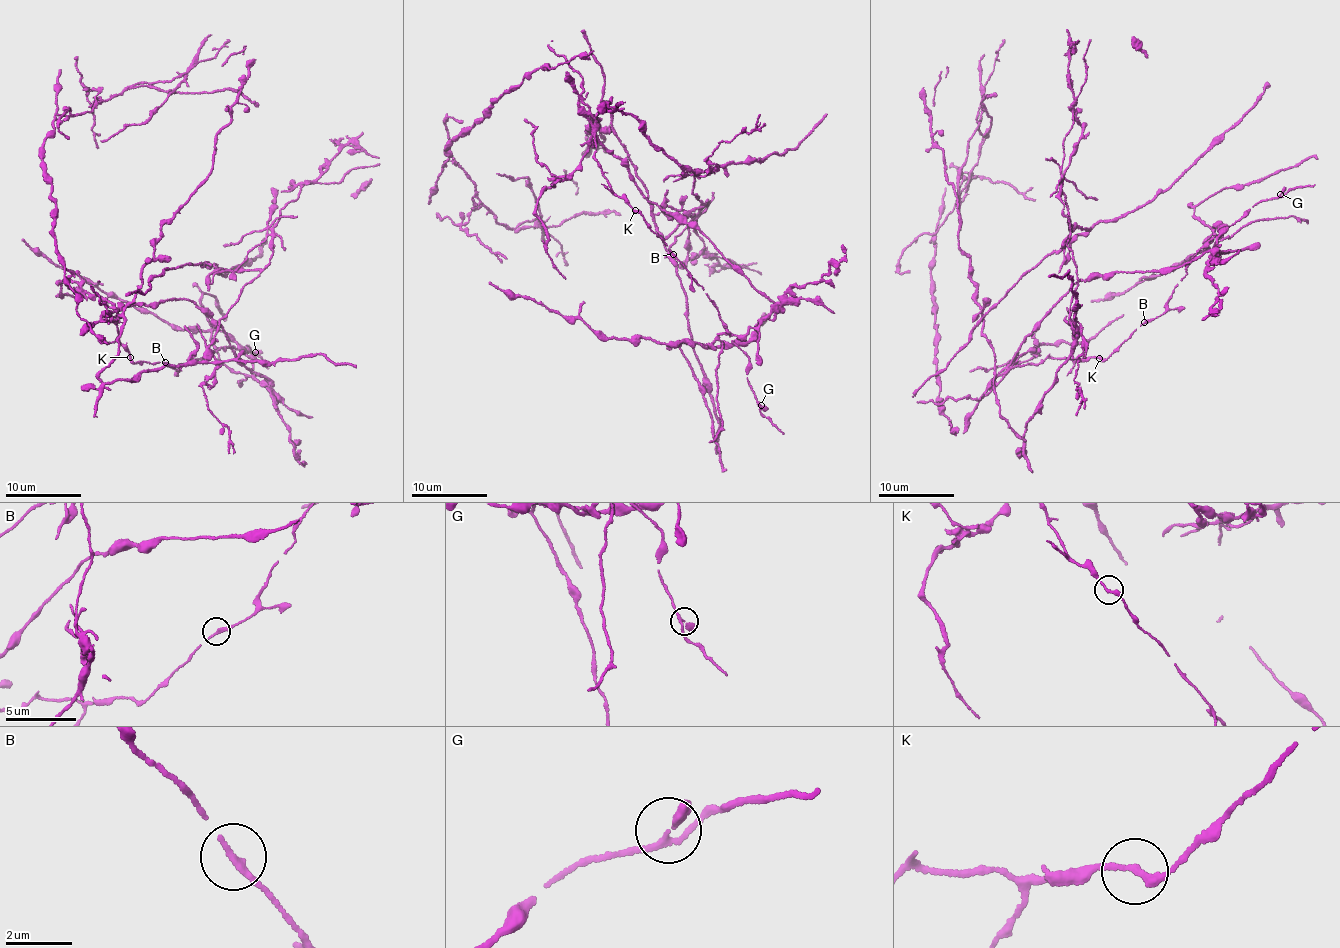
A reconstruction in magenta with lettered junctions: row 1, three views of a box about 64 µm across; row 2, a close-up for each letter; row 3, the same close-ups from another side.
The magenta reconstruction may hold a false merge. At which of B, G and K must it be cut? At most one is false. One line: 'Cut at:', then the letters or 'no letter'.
Cut at: K

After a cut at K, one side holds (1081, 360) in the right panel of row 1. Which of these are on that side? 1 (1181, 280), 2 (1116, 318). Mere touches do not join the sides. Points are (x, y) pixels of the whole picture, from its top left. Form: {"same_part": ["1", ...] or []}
{"same_part": ["2"]}

